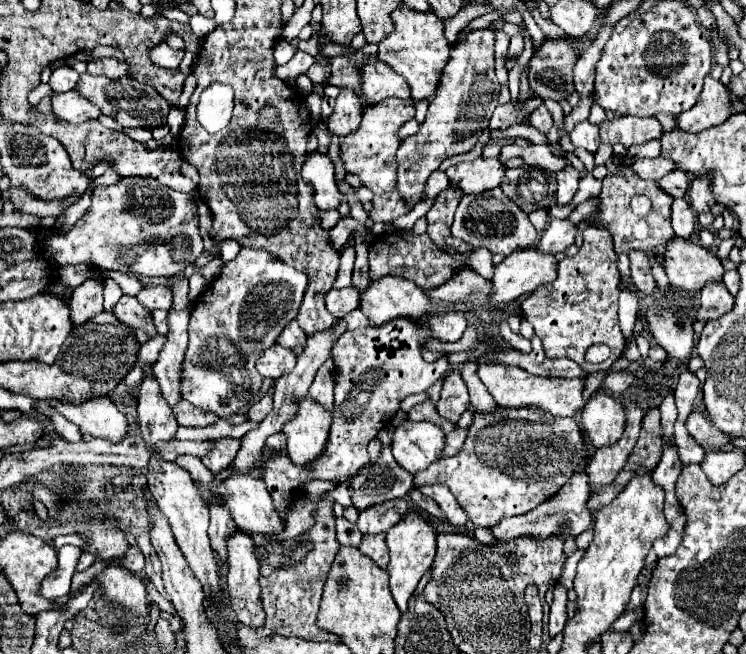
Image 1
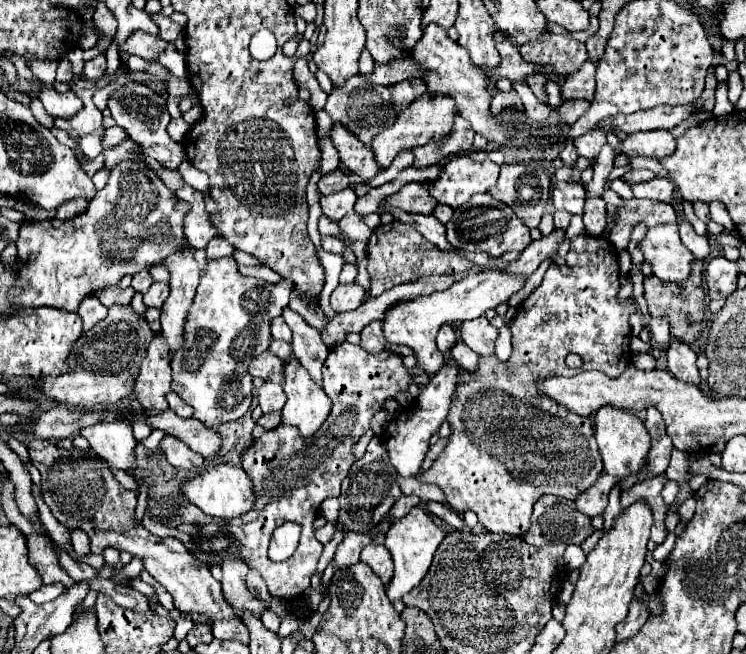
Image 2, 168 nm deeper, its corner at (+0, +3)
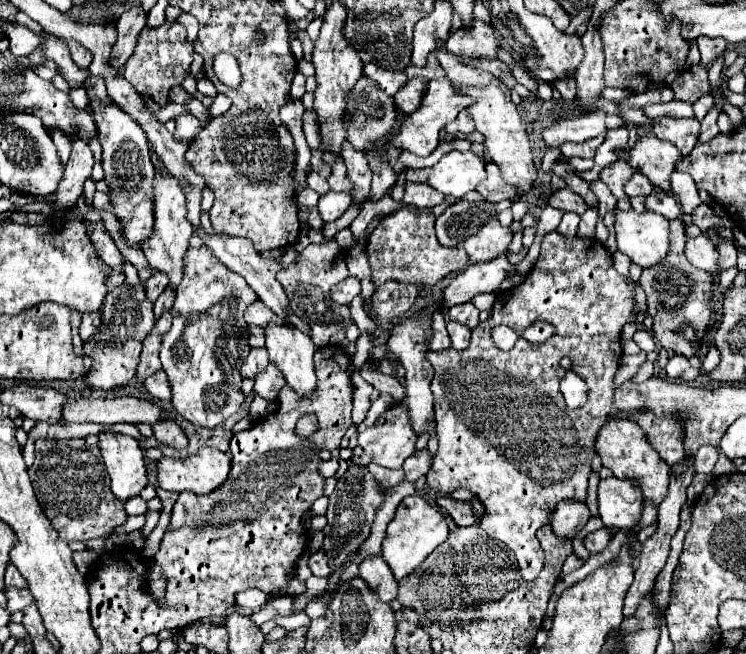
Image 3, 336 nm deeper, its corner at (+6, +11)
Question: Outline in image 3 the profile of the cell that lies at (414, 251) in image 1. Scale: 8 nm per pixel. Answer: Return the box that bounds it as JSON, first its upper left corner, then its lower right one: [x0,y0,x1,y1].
[368,207,468,287]

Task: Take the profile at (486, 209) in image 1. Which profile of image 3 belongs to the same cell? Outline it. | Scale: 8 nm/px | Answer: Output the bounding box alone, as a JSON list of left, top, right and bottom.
[434,201,514,263]

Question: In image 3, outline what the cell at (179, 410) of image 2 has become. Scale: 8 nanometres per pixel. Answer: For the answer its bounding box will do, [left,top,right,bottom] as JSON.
[144,369,172,403]

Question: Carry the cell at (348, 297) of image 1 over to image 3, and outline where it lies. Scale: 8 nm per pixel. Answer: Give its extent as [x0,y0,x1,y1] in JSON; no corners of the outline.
[332,277,360,305]

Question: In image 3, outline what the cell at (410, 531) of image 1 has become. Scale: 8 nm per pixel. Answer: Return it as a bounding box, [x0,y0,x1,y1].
[382,495,450,581]

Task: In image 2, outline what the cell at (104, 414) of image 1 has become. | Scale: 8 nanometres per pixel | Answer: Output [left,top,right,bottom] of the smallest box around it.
[80,417,136,471]

